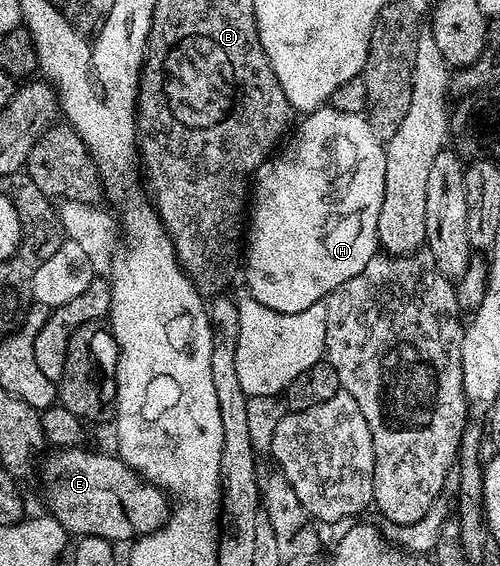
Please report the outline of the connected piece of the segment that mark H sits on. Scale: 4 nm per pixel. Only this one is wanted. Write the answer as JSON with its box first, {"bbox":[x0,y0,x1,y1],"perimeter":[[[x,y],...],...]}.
{"bbox":[246,107,386,313],"perimeter":[[[331,107],[315,109],[307,114],[304,121],[291,134],[292,142],[283,146],[284,153],[277,152],[275,156],[260,164],[254,174],[254,200],[250,205],[250,228],[246,233],[246,269],[248,265],[248,285],[251,296],[258,299],[266,307],[279,313],[297,313],[306,311],[306,307],[321,304],[328,294],[333,293],[338,286],[346,283],[346,279],[354,279],[370,263],[370,259],[378,253],[379,212],[382,211],[383,195],[386,191],[386,159],[385,142],[376,136],[370,127],[367,116],[355,113],[346,115]]]}

